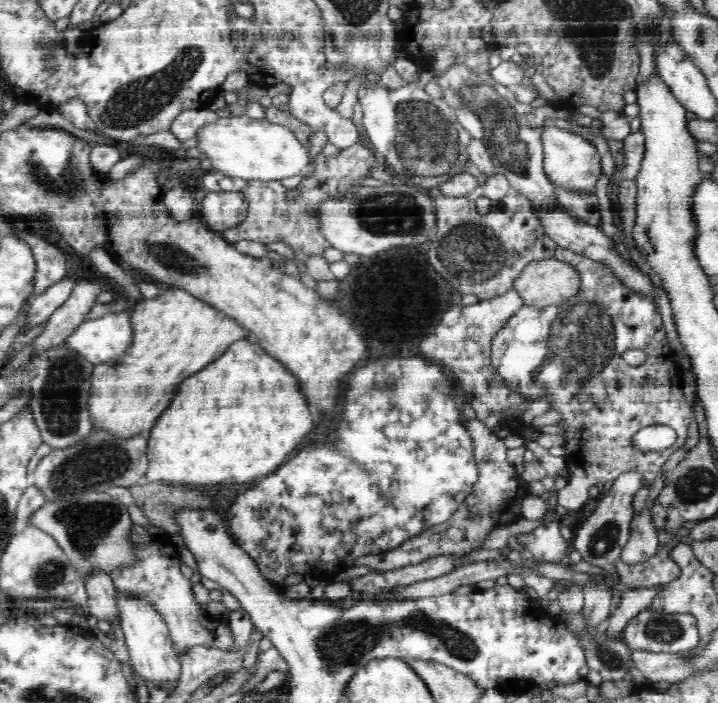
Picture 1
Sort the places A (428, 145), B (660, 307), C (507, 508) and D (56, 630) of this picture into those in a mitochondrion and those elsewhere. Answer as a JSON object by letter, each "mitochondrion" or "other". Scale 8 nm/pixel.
{"A":"mitochondrion","B":"other","C":"other","D":"other"}

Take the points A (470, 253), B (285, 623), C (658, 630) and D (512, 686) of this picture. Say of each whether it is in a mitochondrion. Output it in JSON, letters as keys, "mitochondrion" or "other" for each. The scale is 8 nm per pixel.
{"A":"mitochondrion","B":"other","C":"mitochondrion","D":"other"}

